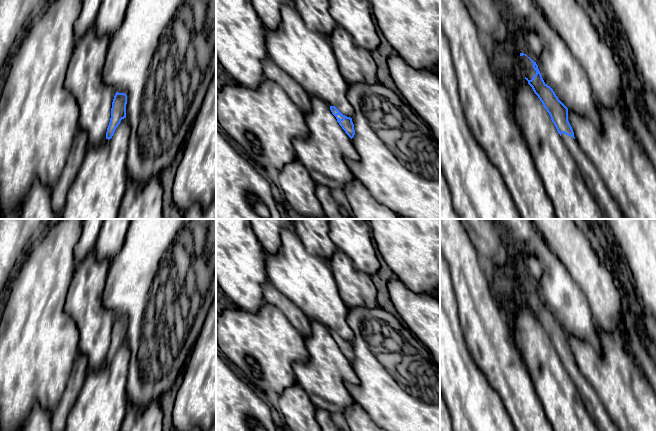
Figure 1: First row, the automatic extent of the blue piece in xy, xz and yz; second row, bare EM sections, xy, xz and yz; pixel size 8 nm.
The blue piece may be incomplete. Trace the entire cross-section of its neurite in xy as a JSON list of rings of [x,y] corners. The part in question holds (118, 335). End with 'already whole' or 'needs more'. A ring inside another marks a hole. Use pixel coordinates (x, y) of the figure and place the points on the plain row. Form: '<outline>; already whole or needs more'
[[[116,316],[111,332],[111,342],[106,356],[106,363],[111,363],[121,344],[126,342],[127,319]]]; already whole

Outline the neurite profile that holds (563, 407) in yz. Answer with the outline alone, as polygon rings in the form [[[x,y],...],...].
[[[519,303],[518,306],[510,331],[553,431],[599,431],[542,326],[526,303]]]

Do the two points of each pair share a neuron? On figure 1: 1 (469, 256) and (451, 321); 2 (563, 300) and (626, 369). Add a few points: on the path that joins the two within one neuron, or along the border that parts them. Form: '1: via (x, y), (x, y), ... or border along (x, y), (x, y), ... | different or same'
1: border along (450, 278), (453, 284), (460, 324) | different
2: border along (598, 327), (597, 342), (593, 345) | different

